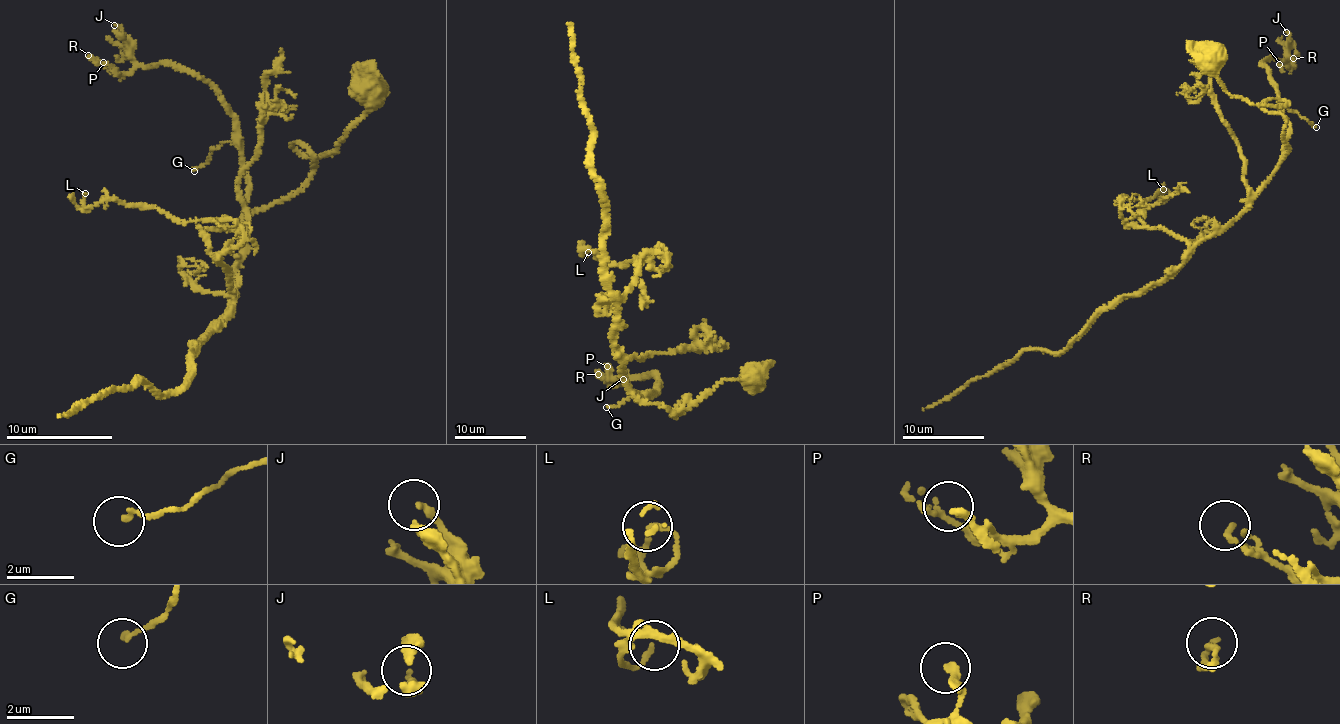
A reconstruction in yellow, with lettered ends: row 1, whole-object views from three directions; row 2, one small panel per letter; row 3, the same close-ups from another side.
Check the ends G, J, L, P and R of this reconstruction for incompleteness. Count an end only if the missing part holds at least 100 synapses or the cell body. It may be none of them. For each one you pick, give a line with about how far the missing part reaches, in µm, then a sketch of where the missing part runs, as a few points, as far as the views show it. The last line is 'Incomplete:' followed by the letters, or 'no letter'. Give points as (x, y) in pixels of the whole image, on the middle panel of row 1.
Incomplete: no letter

